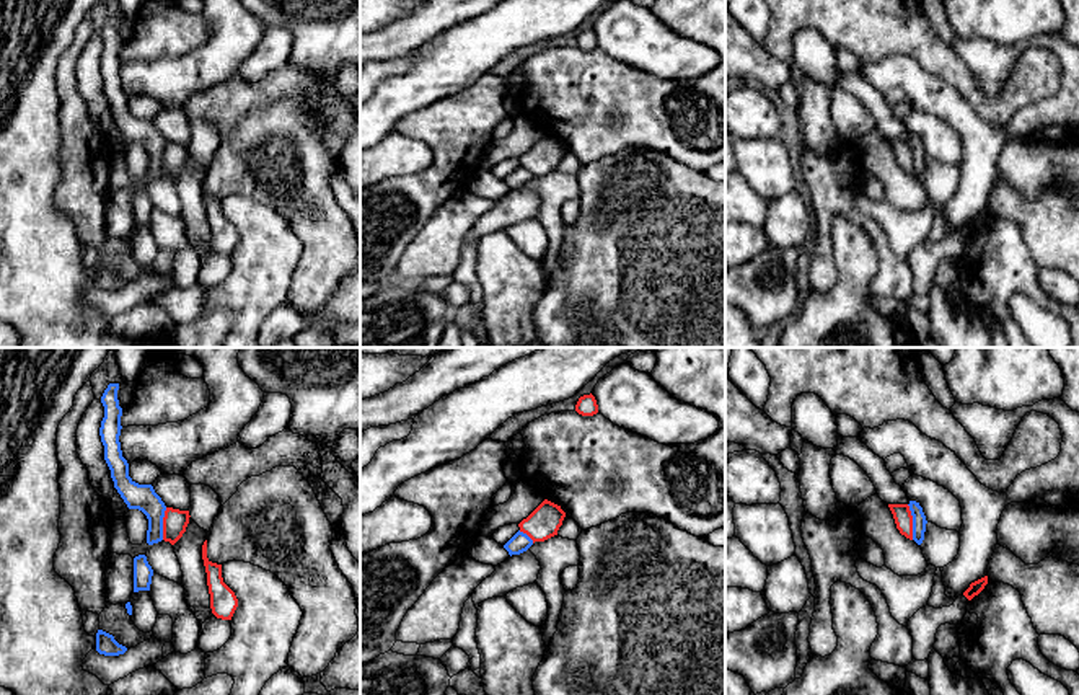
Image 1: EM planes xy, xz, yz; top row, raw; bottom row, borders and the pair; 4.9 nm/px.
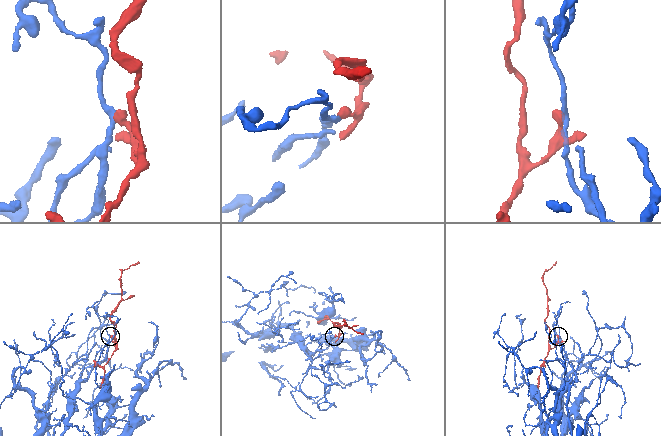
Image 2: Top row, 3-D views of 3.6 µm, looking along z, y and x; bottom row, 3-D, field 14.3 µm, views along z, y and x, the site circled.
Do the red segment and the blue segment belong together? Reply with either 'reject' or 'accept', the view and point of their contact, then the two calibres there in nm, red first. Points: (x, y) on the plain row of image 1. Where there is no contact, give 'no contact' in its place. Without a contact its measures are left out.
accept | yz (911, 157) | 90/70 nm

